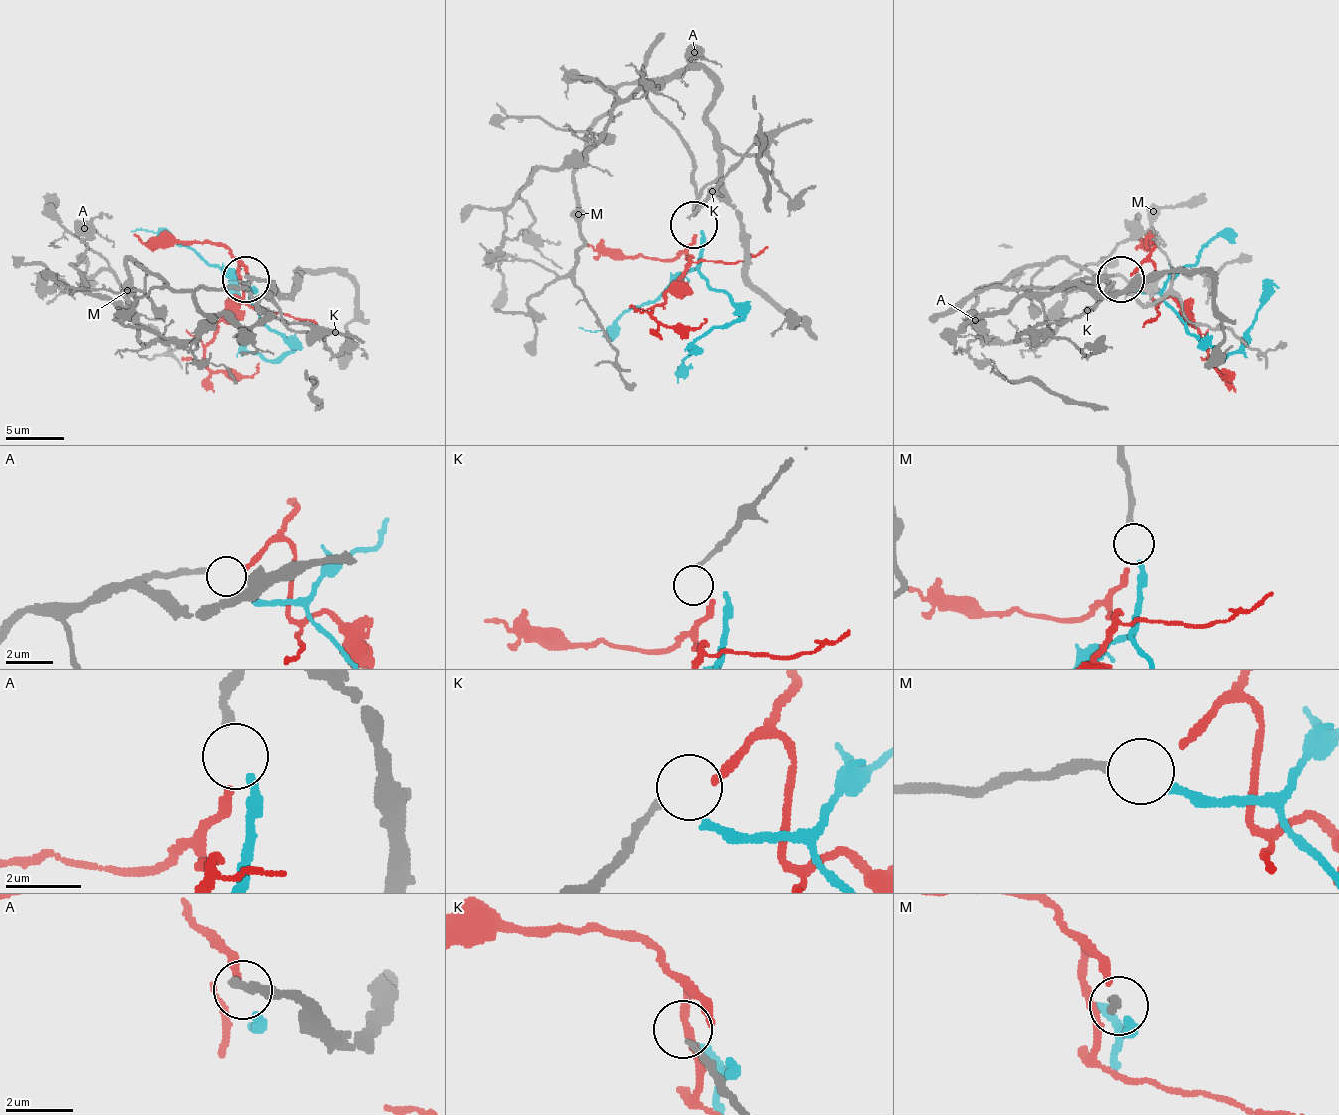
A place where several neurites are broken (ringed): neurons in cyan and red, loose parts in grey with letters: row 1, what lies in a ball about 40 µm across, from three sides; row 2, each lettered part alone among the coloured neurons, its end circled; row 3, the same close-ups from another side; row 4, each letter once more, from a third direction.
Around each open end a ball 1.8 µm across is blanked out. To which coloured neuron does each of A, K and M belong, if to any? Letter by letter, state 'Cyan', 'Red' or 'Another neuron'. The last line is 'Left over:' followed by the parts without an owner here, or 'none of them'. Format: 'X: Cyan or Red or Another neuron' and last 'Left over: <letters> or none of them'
A: Red
K: Another neuron
M: Cyan
Left over: K

